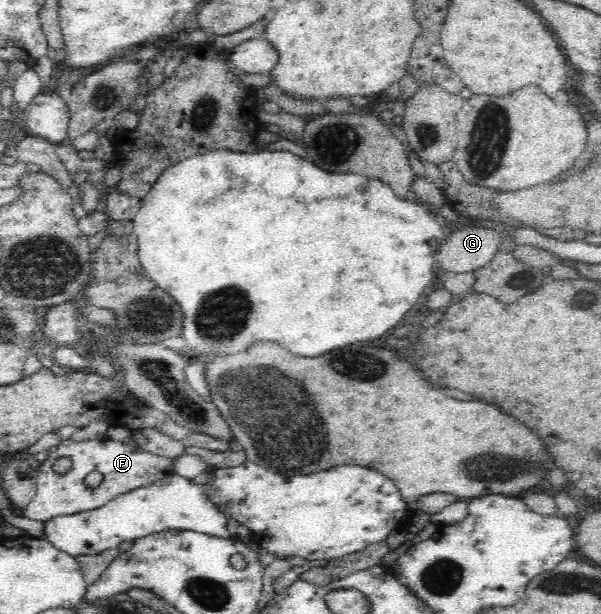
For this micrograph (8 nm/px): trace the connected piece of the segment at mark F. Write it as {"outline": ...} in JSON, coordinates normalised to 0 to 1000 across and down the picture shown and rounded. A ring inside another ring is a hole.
{"outline":[[[158,713],[151,717],[105,717],[98,726],[88,728],[78,746],[62,765],[60,803],[55,814],[35,827],[33,836],[52,847],[78,847],[82,842],[150,832],[183,819],[185,814],[235,795],[265,787],[291,775],[291,746],[263,743],[235,731],[221,721],[221,715],[190,718],[188,715]],[[98,746],[113,746],[118,762],[106,770],[88,764],[88,756]],[[150,769],[171,772],[171,782],[161,793],[141,790],[141,779]]]}

